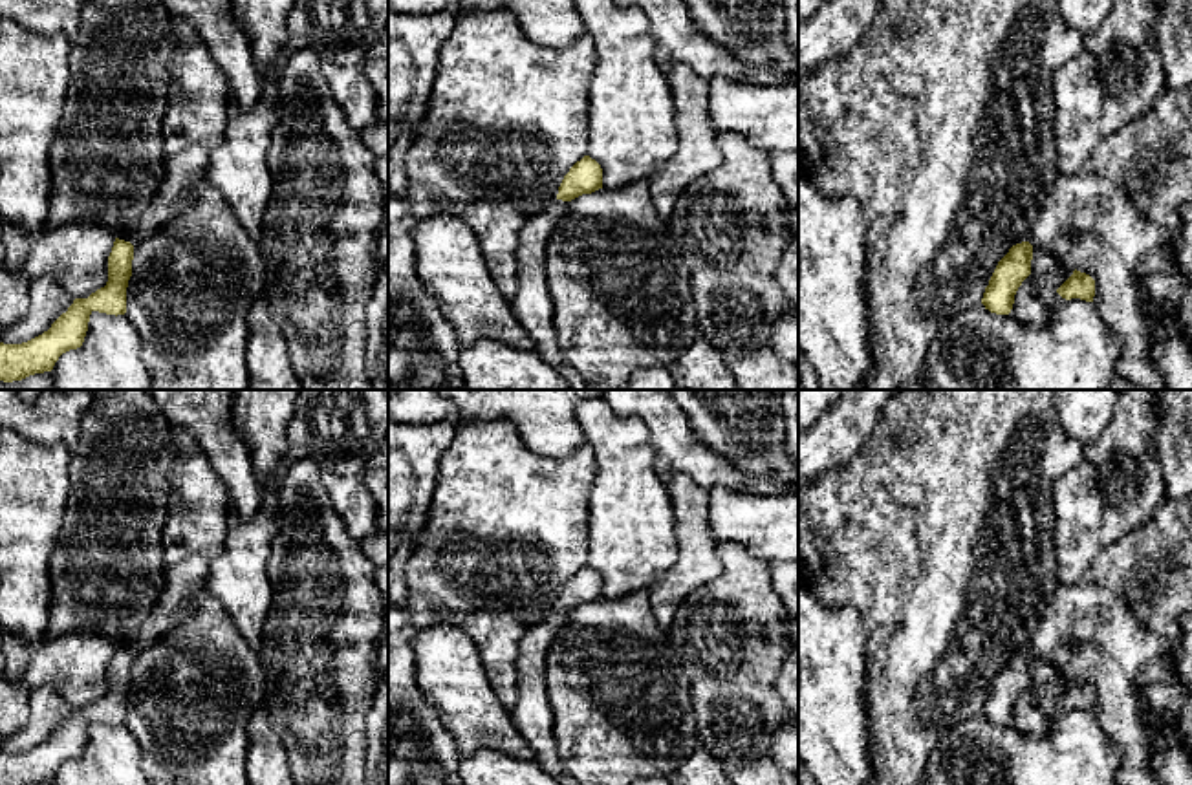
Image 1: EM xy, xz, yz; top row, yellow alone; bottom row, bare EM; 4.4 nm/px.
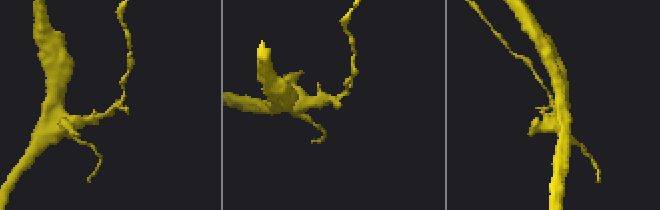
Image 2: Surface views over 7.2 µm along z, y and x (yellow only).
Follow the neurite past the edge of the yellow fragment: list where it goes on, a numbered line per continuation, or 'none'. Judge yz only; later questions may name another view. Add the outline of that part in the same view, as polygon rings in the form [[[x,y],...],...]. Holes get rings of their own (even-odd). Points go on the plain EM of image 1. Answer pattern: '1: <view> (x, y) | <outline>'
none

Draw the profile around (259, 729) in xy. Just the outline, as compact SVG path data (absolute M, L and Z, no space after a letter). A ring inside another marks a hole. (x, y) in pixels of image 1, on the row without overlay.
M264 706L256 708L247 726L247 781L249 785L297 785L287 754L267 721Z

